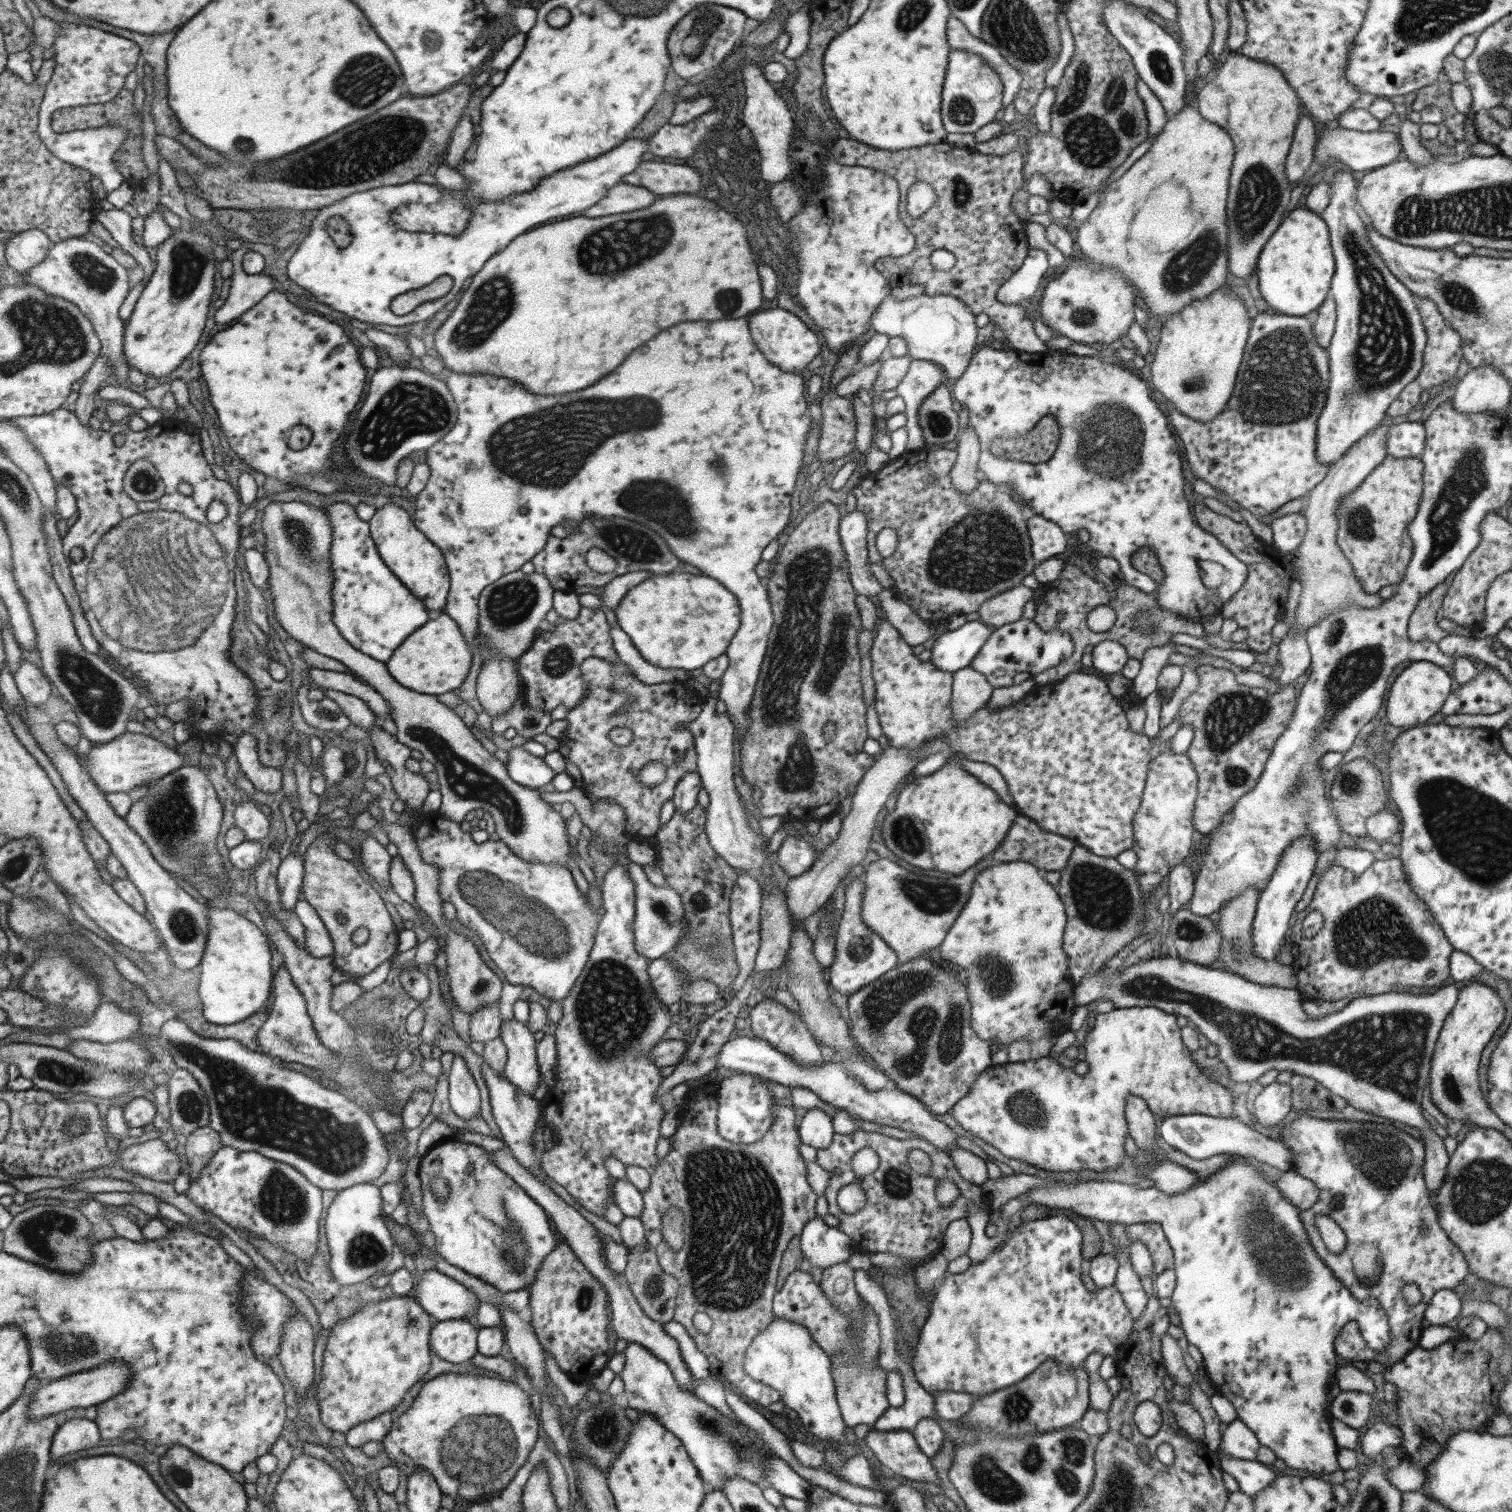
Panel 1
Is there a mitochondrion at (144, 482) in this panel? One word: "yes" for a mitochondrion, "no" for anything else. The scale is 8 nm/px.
yes

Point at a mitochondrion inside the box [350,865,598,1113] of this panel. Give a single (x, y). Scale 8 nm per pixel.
(481, 987)

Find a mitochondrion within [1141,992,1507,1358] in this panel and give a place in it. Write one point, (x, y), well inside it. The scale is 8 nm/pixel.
(1270, 1248)

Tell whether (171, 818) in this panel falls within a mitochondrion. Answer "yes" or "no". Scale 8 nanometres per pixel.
yes

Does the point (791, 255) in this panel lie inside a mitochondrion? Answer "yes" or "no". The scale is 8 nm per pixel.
no

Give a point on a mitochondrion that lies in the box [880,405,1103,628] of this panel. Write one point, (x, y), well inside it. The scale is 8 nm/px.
(984, 549)

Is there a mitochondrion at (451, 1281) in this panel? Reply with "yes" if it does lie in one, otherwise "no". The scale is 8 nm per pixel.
no

